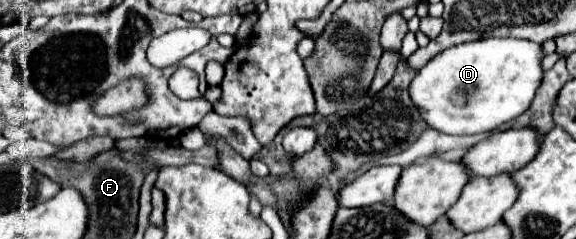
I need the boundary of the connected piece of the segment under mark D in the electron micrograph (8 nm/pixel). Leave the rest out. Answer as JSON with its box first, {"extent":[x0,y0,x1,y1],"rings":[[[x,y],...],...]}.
{"extent":[409,37,543,135],"rings":[[[487,37],[483,41],[461,43],[441,51],[423,69],[419,69],[417,77],[411,81],[409,93],[429,127],[449,135],[487,133],[499,129],[503,123],[519,117],[529,109],[535,91],[539,87],[539,81],[543,81],[541,61],[543,61],[543,45],[527,39]]]}

